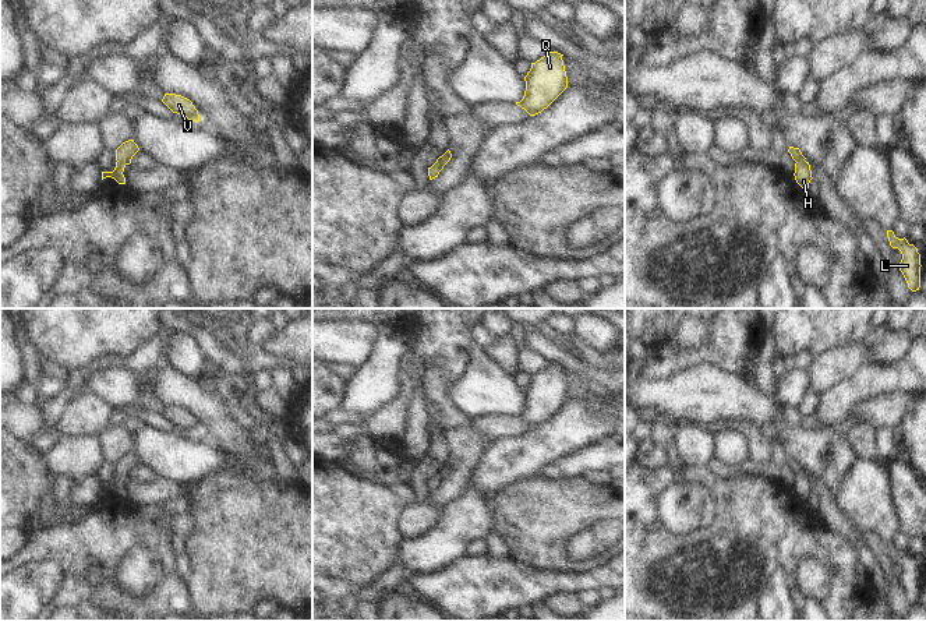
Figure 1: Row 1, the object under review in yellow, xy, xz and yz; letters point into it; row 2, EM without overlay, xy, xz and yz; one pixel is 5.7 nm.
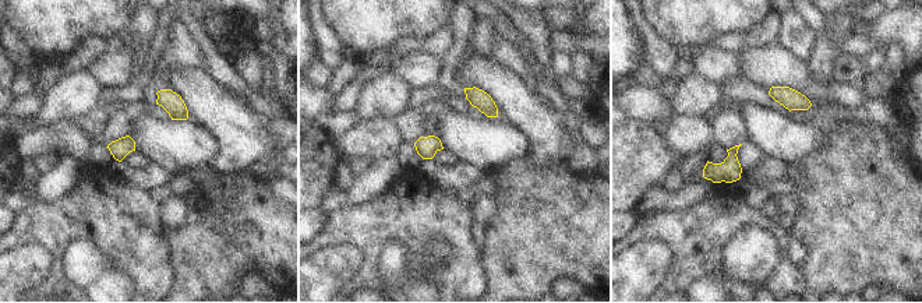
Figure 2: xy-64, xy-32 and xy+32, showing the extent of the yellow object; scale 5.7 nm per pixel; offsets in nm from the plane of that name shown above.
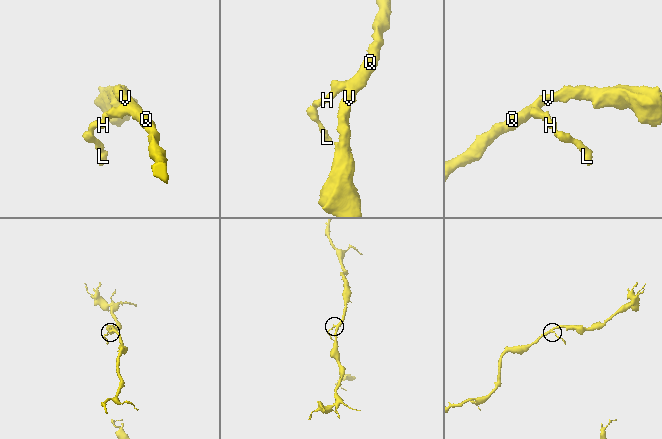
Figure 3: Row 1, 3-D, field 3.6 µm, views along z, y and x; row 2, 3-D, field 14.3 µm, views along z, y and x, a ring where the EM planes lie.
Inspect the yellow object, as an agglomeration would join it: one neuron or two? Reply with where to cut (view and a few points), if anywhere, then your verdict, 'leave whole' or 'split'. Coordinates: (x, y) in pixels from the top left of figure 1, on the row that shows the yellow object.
cut none; leave whole

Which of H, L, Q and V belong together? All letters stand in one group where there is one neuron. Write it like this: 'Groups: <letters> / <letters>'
Groups: H L Q V.

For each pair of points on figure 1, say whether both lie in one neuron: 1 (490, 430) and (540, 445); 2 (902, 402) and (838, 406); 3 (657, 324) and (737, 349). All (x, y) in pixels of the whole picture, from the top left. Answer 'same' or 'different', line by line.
1: different
2: different
3: different

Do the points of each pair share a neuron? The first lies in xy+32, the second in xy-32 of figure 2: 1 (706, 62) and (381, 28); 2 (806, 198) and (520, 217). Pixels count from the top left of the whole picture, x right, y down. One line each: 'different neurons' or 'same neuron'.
1: different neurons
2: same neuron

